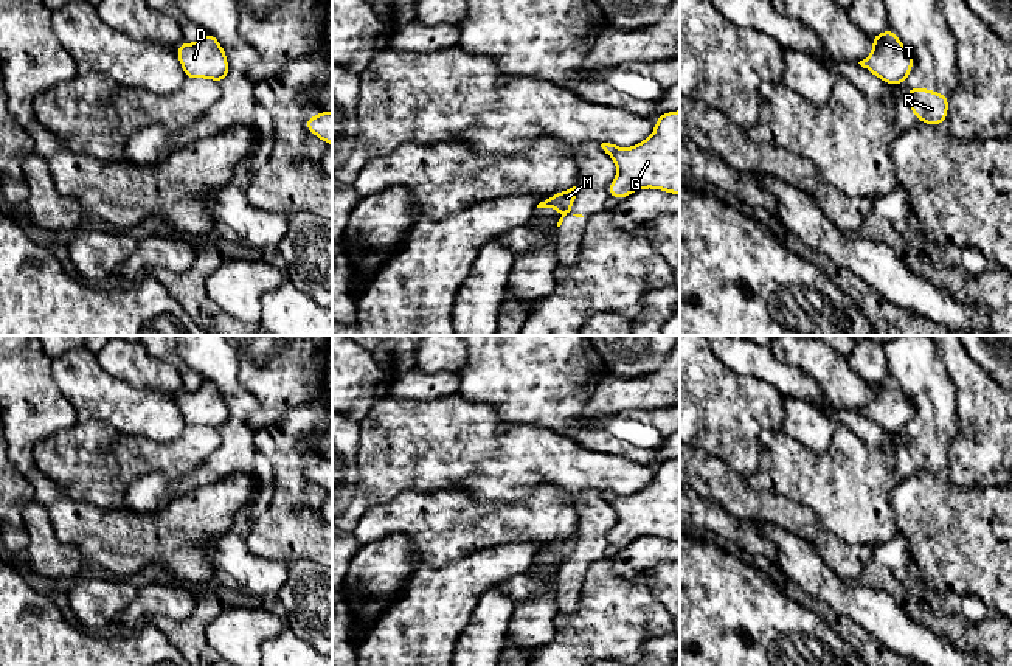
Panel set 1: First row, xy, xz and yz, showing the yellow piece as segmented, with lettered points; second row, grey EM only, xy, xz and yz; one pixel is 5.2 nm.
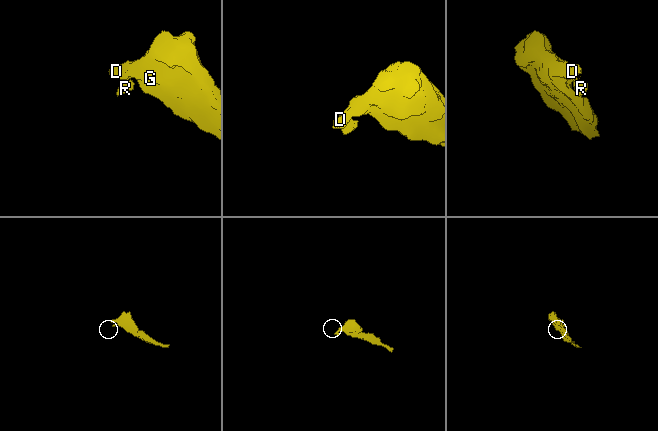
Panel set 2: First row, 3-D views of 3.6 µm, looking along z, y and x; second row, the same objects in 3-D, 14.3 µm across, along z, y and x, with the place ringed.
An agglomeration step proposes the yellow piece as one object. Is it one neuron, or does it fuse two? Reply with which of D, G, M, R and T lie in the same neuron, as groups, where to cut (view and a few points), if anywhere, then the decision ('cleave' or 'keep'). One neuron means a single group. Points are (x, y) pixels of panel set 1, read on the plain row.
D G M T / R; cut in yz along (905, 424), (902, 429); cleave

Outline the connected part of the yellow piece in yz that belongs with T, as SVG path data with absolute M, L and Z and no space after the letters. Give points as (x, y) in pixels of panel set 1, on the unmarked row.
M891 376L871 383L871 388L874 391L872 401L858 411L888 433L903 430L914 413L910 397Z

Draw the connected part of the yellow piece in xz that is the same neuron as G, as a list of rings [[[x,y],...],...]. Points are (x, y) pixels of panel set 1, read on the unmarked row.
[[[680,458],[661,461],[655,467],[653,481],[629,497],[610,491],[602,491],[601,495],[618,514],[616,525],[607,534],[610,545],[626,546],[646,536],[680,543]]]

